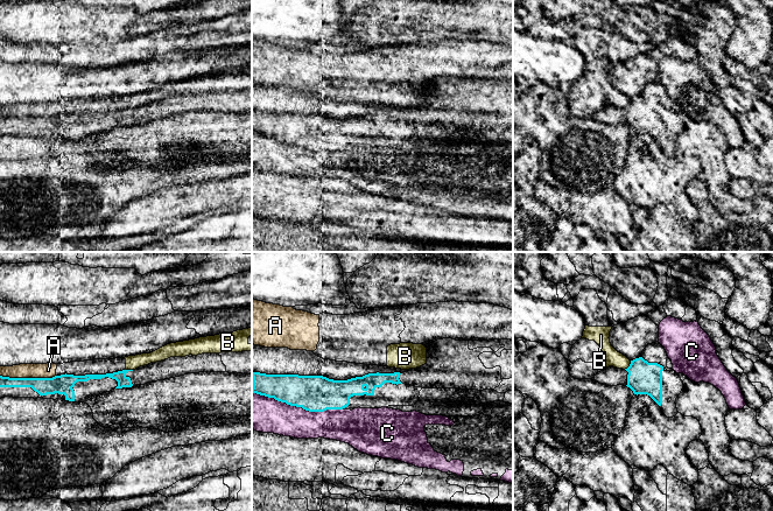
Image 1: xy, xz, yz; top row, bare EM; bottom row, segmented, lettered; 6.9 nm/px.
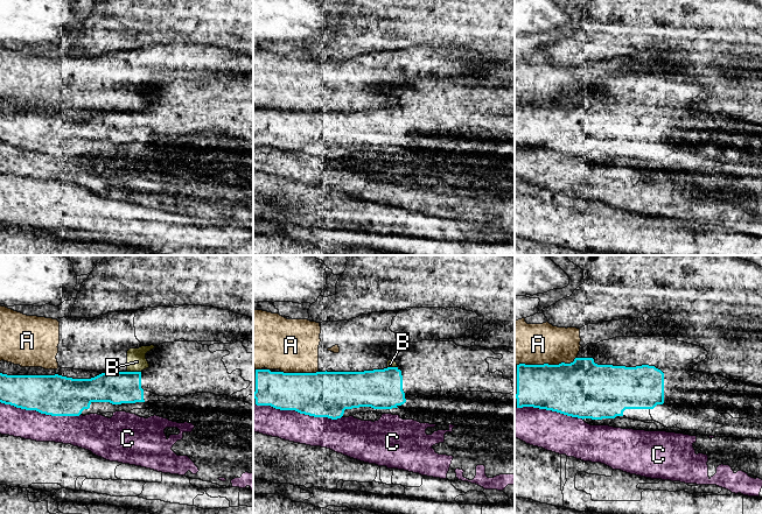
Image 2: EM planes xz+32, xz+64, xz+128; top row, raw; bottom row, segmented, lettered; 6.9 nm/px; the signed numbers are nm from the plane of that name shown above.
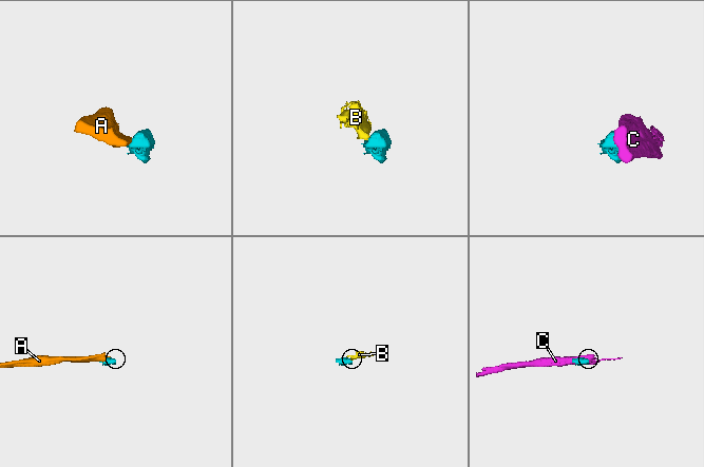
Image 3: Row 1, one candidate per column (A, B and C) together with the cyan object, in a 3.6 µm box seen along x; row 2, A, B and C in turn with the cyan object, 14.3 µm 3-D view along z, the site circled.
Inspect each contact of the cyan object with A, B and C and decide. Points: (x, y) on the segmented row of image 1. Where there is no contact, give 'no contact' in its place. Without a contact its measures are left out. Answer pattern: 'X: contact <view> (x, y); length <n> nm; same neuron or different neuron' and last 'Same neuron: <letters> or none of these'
A: contact xy (28, 378); length 380 nm; different neuron
B: contact yz (630, 365); length 80 nm; different neuron
C: contact xz (297, 406); length 650 nm; different neuron
Same neuron: none of these

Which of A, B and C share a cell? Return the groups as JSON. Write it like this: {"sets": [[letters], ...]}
{"sets": [["A", "B"], ["C"]]}

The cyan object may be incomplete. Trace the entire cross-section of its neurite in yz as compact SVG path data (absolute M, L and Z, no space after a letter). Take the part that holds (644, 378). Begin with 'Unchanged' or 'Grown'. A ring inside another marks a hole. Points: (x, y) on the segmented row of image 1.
Grown. M659 343L648 344L641 356L631 360L627 369L609 366L595 376L595 380L606 386L624 385L634 394L649 396L667 418L675 416L676 398L683 388L680 376L667 368L667 352Z

